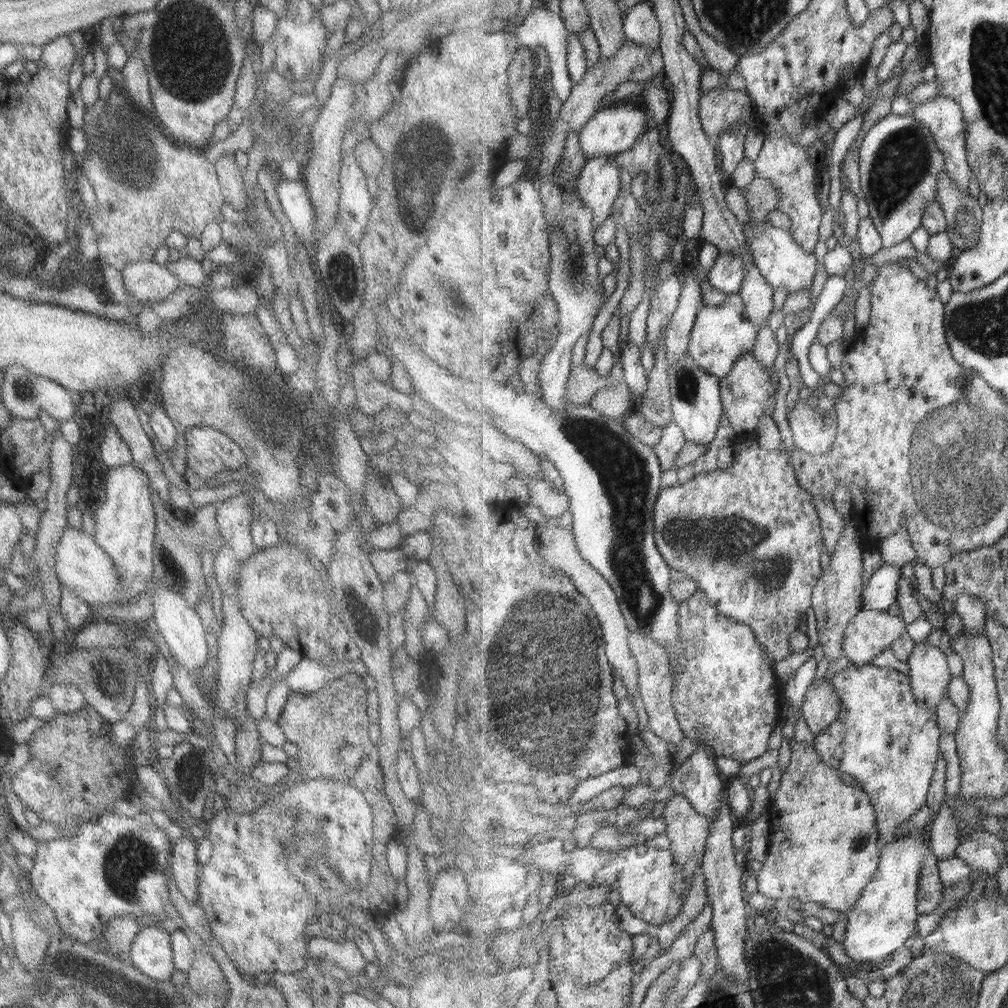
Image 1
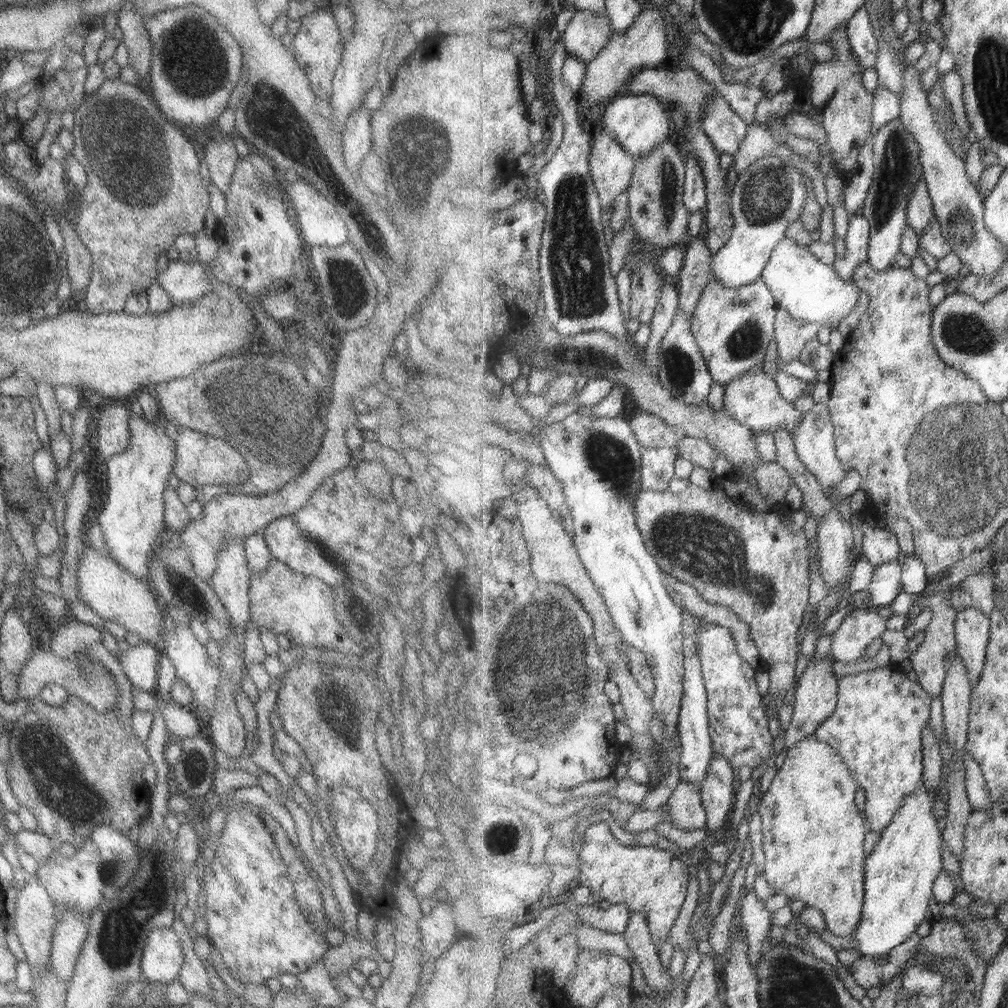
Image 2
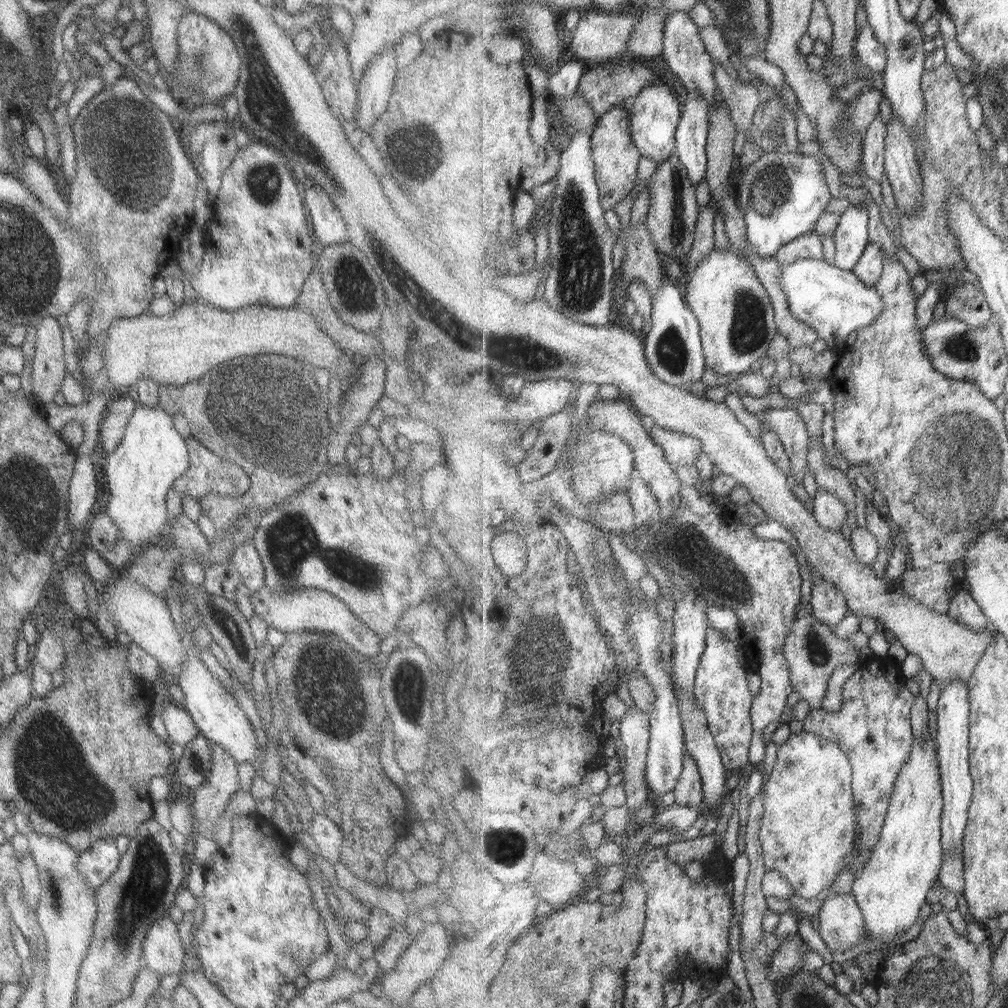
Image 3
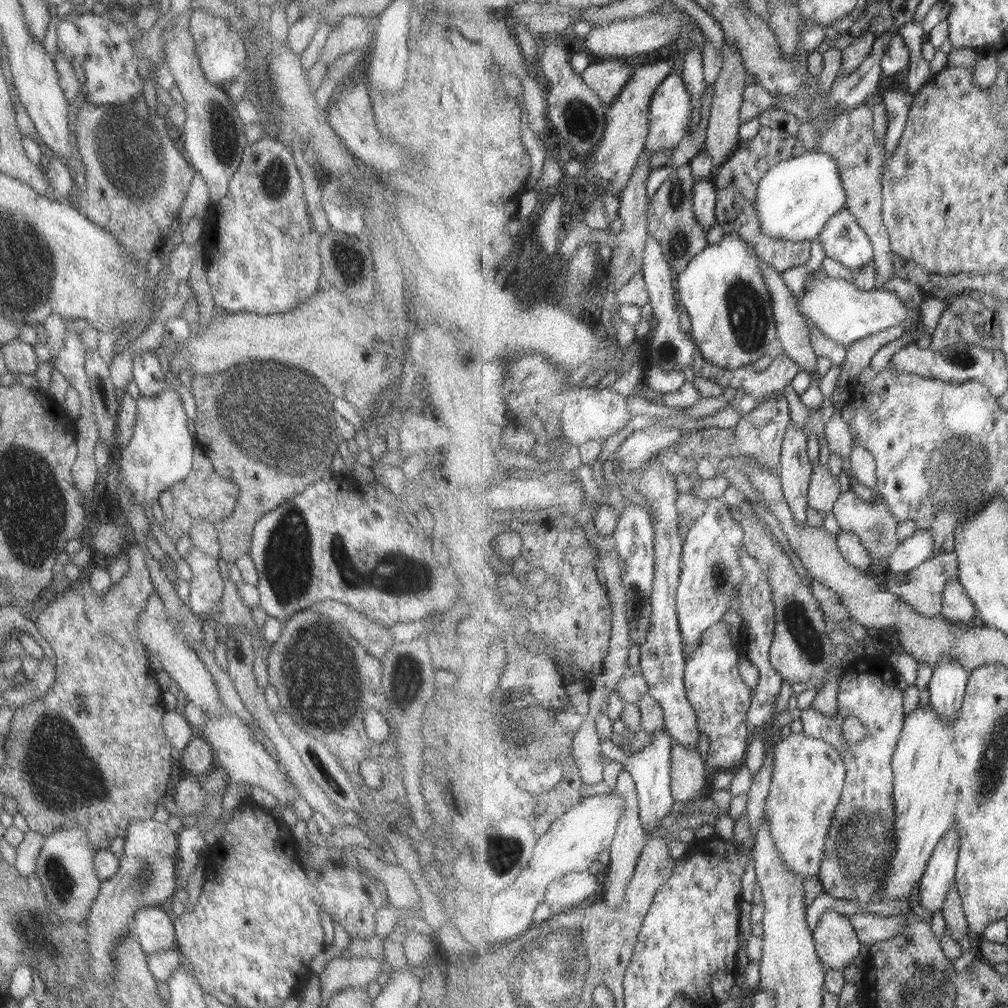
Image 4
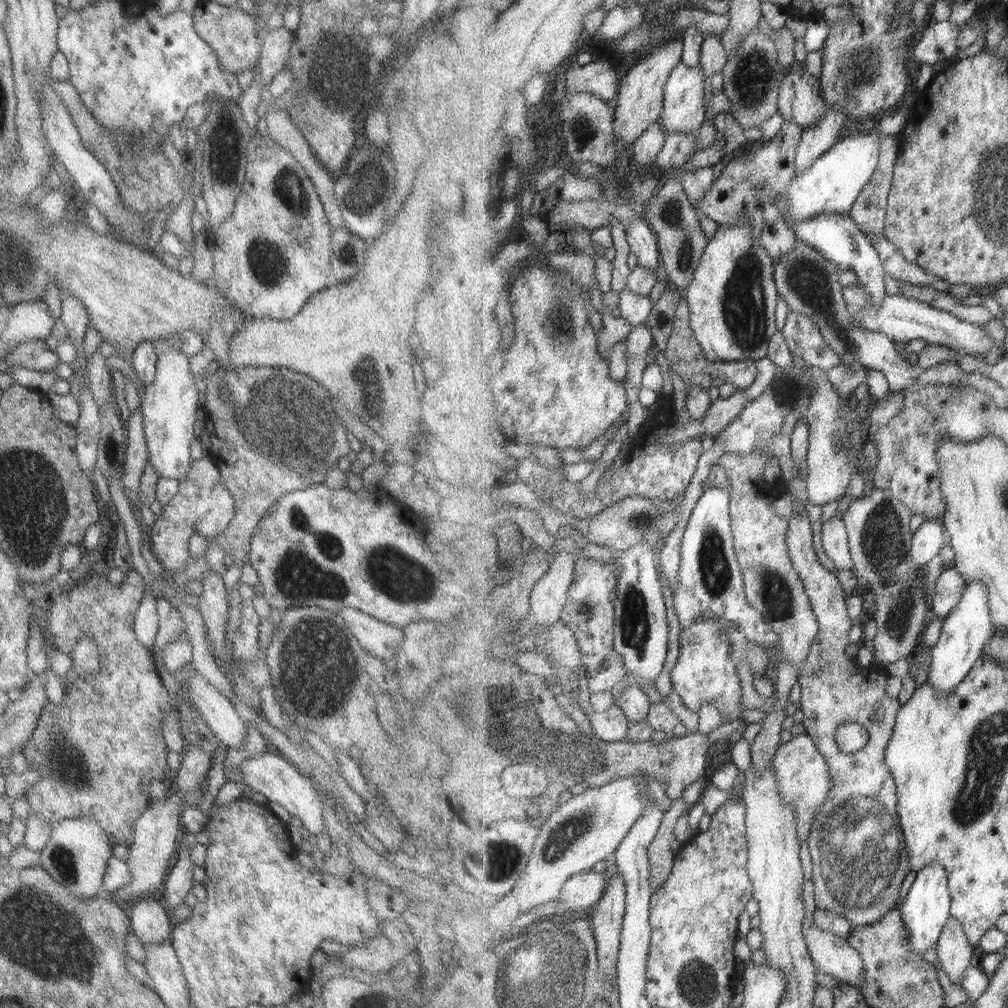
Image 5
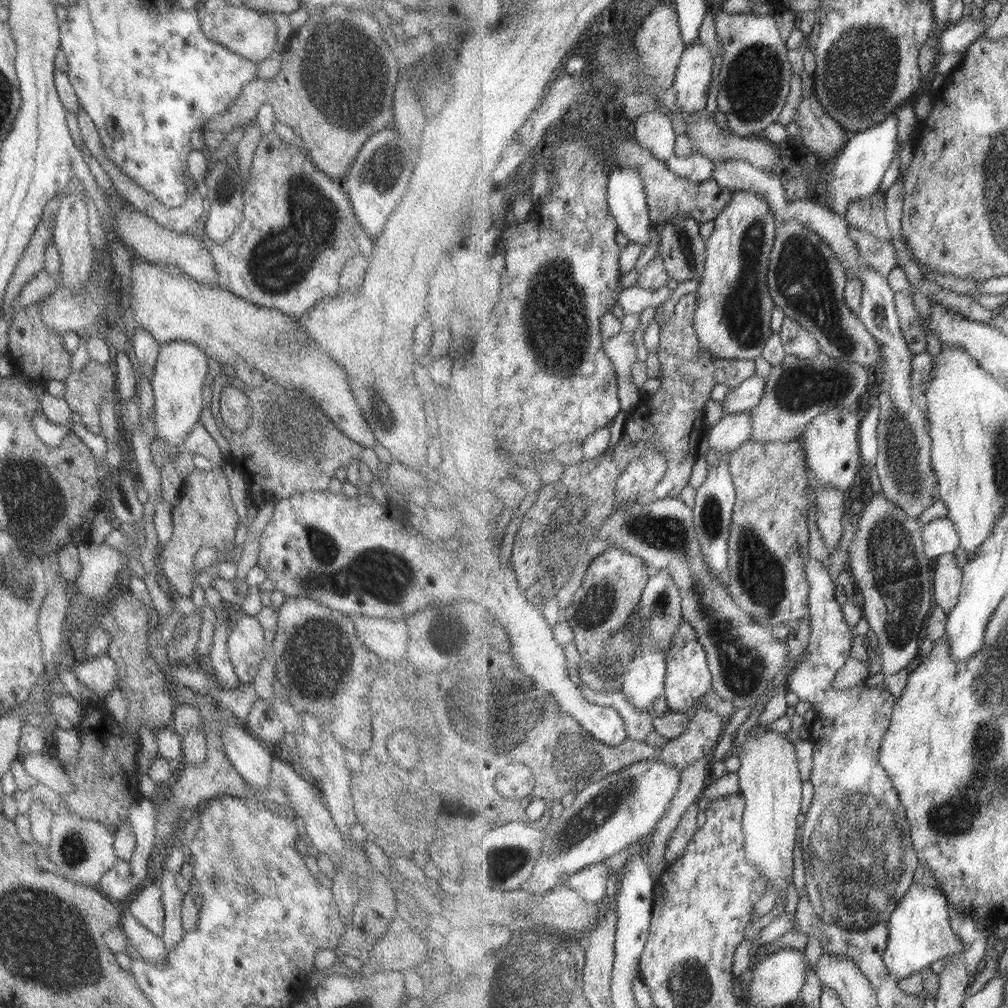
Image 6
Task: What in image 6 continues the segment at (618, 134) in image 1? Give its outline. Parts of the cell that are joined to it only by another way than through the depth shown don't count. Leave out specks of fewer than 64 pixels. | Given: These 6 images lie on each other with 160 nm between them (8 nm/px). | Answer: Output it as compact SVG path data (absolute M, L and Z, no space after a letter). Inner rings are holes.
M697 39L692 45L686 47L679 64L673 90L677 94L677 106L685 114L699 114L707 106L709 86L713 82L713 59L711 49L701 40Z

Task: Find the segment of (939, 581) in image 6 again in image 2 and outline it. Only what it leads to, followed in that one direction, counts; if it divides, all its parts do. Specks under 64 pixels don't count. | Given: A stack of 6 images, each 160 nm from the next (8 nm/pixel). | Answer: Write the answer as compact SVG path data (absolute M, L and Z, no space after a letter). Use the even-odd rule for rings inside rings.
M967 606L965 610L958 610L955 622L958 653L967 665L973 686L979 684L983 669L986 667L991 624L990 616L983 614L979 608Z

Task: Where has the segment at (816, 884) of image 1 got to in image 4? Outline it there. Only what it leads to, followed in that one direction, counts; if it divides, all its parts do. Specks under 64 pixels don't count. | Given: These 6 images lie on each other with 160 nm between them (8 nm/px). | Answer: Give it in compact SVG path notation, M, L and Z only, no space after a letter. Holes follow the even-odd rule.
M803 732L790 733L775 745L774 777L770 793L766 800L766 816L764 822L769 824L775 844L787 862L789 868L803 880L810 876L818 876L822 867L823 855L826 852L826 838L831 832L831 824L837 805L840 803L845 788L847 767L842 754L834 746L821 738L811 738ZM826 910L813 931L818 955L831 968L845 970L859 958L863 943L846 914Z

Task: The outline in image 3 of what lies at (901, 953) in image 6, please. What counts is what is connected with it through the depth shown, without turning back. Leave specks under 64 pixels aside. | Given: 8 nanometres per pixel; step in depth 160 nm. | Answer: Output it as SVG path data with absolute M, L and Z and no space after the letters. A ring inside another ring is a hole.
M955 680L953 684L943 688L934 717L934 726L945 800L945 810L942 814L944 857L945 854L963 851L970 806L974 797L974 780L970 765L970 712L970 689L966 684Z

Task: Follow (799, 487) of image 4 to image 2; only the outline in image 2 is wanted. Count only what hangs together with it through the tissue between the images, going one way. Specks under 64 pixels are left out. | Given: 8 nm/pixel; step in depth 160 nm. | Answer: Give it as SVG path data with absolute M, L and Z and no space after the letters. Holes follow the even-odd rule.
M757 367L748 370L743 376L726 386L724 403L731 416L755 432L775 433L777 430L786 428L795 437L804 416L804 412L796 407L796 403L787 402L783 398L775 377L772 378L765 370L757 369Z

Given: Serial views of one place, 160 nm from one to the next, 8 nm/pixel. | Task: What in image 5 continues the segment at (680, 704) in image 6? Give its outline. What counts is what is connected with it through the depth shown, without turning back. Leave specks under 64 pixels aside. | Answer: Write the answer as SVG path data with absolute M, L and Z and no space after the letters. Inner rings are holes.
M721 618L701 620L693 628L682 629L679 632L679 656L670 679L673 690L687 709L697 713L705 703L711 703L724 712L725 722L729 719L741 722L741 680L735 672L736 665L730 660L730 638L724 634L724 629Z

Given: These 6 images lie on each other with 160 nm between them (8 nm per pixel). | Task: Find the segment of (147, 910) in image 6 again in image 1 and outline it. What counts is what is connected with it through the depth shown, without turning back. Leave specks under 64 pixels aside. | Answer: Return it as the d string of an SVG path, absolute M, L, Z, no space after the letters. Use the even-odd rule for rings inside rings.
M154 923L144 924L133 937L128 962L151 980L168 980L174 971L168 933Z

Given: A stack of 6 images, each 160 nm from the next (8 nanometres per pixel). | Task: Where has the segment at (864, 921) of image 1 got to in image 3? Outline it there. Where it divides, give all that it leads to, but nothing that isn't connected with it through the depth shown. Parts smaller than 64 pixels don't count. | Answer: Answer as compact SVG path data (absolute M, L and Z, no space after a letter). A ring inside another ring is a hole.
M931 740L914 742L910 759L902 766L890 798L890 807L885 819L882 838L872 848L863 870L859 870L852 884L852 894L858 900L866 917L867 934L878 938L891 938L909 930L919 918L927 898L927 884L939 879L944 861L942 847L942 814L945 800L942 789L942 775L938 759L937 742Z

